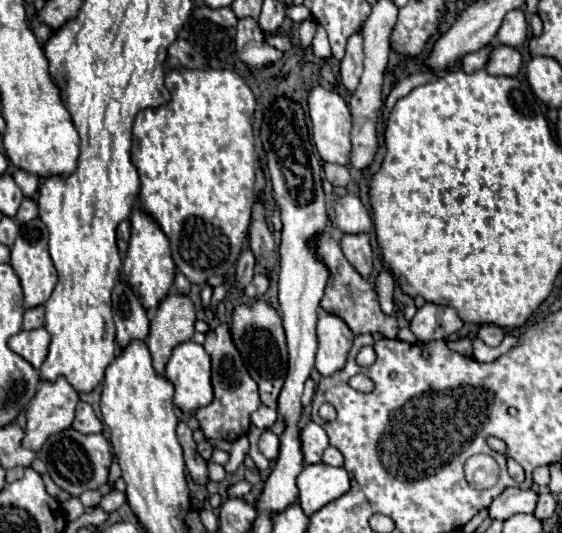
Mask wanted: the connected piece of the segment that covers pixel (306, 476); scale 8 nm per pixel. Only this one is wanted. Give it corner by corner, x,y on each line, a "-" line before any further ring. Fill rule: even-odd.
307,464
297,476
299,488
299,506
307,516
323,508
325,504
337,500
351,490
351,476
347,470
331,468
329,464

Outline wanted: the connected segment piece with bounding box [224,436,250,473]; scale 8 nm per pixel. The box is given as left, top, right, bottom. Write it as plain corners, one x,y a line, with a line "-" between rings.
242,436
232,443
230,451
230,459
224,465
226,473
234,473
243,463
245,456
250,448
250,443
247,436

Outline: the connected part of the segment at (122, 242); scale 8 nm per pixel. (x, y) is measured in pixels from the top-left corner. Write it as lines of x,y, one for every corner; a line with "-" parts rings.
123,220
123,222
117,226
117,246
119,246
121,256
125,256
125,252
127,252
129,230
131,230
131,222
129,222
129,220

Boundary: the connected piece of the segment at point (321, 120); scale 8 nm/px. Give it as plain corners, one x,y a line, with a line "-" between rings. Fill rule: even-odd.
321,86
313,88
308,98
308,114
313,124
313,142
325,162
349,162
351,112
347,102
335,92

